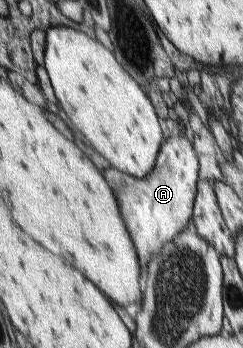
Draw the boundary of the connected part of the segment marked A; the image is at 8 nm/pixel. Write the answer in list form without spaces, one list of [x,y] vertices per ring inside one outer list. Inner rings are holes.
[[[173,132],[168,135],[165,143],[160,145],[153,169],[144,178],[134,178],[109,167],[103,170],[103,179],[107,181],[113,197],[117,199],[120,216],[139,259],[139,267],[146,267],[148,261],[157,255],[165,244],[172,242],[187,227],[191,227],[193,195],[196,195],[196,187],[199,184],[198,159],[195,159],[193,149],[183,135],[176,135]]]

